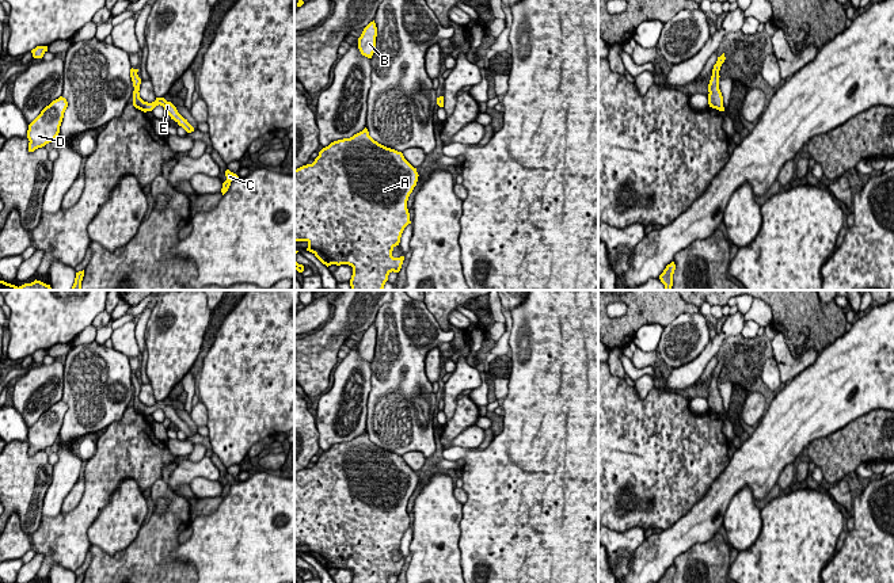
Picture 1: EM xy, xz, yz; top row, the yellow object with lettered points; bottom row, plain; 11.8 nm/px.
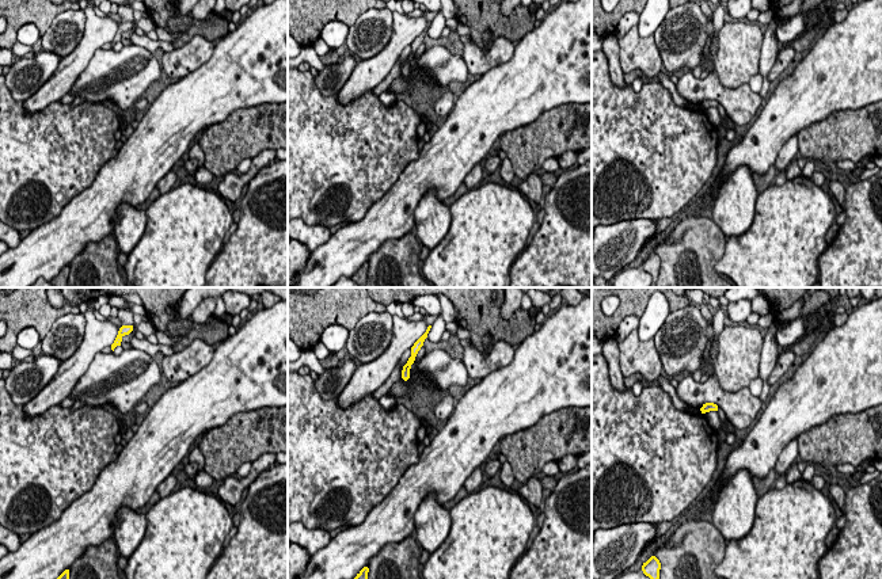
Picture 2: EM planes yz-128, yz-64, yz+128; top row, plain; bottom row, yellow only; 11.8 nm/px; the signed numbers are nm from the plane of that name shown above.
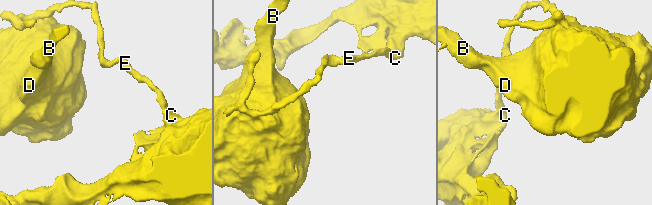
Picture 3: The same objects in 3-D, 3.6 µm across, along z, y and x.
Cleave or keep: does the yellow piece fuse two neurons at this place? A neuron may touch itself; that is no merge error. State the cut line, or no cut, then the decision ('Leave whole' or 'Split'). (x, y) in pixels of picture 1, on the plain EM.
Split along yz (718, 389), (712, 389), (708, 395). Split

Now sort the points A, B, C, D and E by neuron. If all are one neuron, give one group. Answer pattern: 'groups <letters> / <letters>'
groups A B D / C E

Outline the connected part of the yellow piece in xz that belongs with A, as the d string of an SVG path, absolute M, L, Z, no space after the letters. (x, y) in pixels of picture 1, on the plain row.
M366 431L350 442L331 446L312 468L294 473L294 545L307 545L307 555L327 571L351 569L351 583L388 583L392 575L400 575L404 564L404 560L393 561L392 555L399 549L404 531L411 527L407 504L418 480L416 472L402 456L374 445Z

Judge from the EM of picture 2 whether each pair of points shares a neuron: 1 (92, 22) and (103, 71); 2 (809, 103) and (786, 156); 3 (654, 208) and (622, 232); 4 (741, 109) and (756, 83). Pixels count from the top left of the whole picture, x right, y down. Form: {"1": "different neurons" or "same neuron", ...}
{"1": "different neurons", "2": "different neurons", "3": "different neurons", "4": "different neurons"}

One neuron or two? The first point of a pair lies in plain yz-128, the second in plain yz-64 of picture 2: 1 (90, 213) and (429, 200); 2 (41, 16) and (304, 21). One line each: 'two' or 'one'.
1: two
2: one

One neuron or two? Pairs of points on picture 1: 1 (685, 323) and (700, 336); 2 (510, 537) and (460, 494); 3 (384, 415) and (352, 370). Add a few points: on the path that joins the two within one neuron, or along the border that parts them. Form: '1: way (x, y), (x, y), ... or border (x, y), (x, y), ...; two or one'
1: way (689, 327), (696, 334); one
2: border (461, 487), (467, 495), (467, 500), (463, 505); two
3: border (371, 362), (371, 392), (365, 425); two

